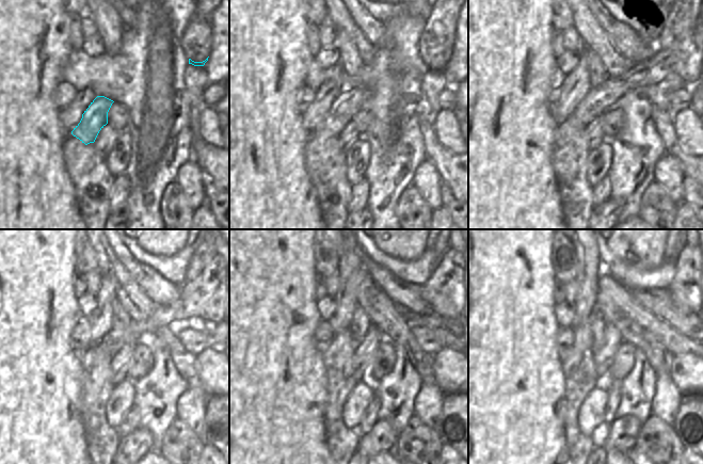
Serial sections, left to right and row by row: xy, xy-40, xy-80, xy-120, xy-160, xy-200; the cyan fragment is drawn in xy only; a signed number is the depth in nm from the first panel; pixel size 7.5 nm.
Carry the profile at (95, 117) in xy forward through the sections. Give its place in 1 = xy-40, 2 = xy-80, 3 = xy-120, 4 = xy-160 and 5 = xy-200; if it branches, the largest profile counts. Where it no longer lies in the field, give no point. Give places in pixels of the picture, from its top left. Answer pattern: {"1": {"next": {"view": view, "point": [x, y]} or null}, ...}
{"1": {"next": {"view": "xy-40", "point": [349, 104]}}, "2": {"next": {"view": "xy-80", "point": [685, 59]}}, "3": {"next": {"view": "xy-120", "point": [205, 298]}}, "4": {"next": {"view": "xy-160", "point": [444, 291]}}, "5": {"next": {"view": "xy-200", "point": [685, 288]}}}

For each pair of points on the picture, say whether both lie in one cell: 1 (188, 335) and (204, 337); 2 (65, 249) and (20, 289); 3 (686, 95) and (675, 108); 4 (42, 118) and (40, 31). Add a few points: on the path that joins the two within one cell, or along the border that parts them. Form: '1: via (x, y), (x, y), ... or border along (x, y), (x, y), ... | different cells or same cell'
1: via (192, 337), (200, 337) | same cell
2: via (54, 255), (31, 278) | same cell
3: via (683, 98), (676, 105) | same cell
4: via (36, 97), (36, 52) | same cell

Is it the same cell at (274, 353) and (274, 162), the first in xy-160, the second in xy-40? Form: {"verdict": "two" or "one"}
{"verdict": "one"}

